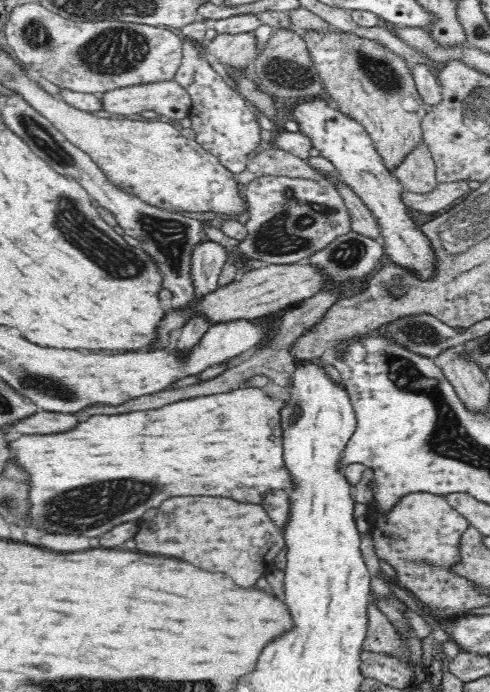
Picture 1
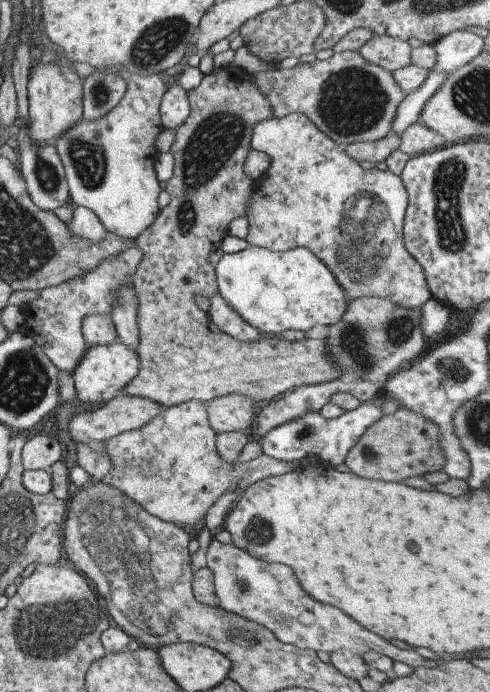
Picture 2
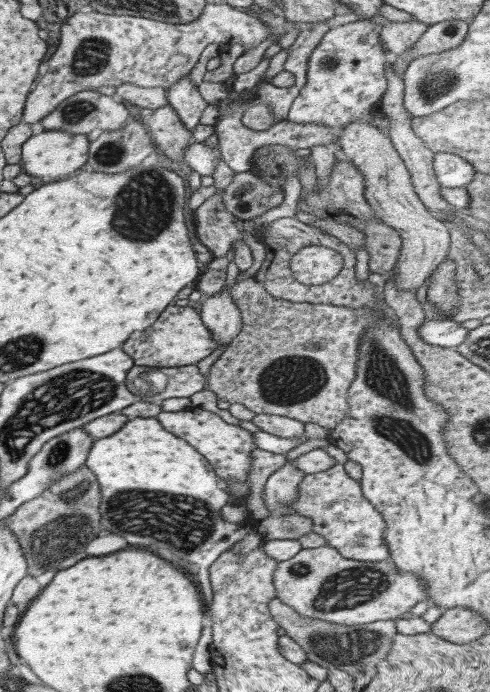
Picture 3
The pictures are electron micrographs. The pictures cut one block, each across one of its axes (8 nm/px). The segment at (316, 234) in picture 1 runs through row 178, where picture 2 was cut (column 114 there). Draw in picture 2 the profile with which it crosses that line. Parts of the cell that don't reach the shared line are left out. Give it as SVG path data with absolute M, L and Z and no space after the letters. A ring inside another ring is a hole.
M129 243L118 255L109 255L96 267L62 283L42 288L35 300L19 306L23 322L17 332L31 337L59 370L71 374L87 349L81 330L82 320L89 315L110 316L118 289L130 282L141 255L133 243Z

